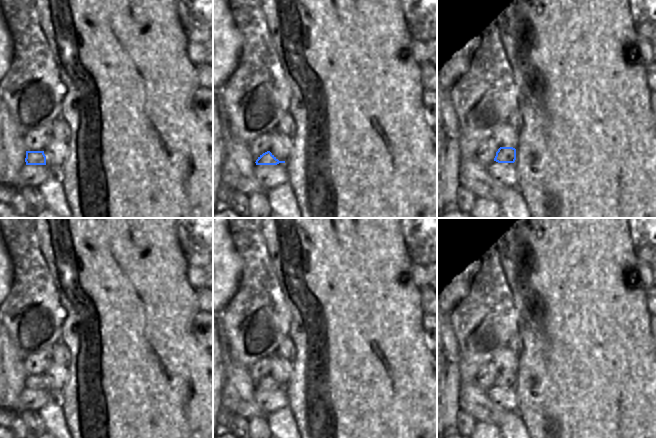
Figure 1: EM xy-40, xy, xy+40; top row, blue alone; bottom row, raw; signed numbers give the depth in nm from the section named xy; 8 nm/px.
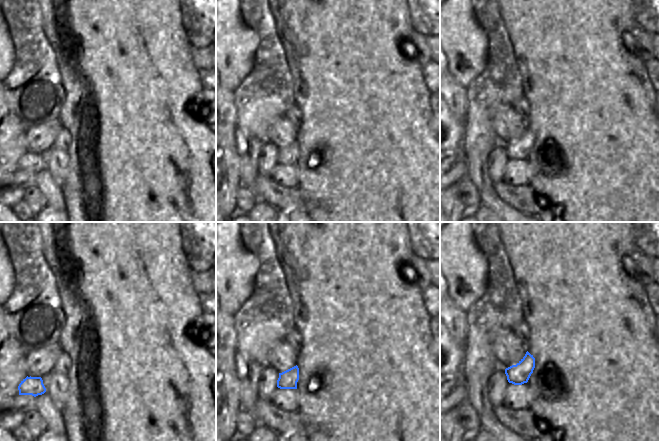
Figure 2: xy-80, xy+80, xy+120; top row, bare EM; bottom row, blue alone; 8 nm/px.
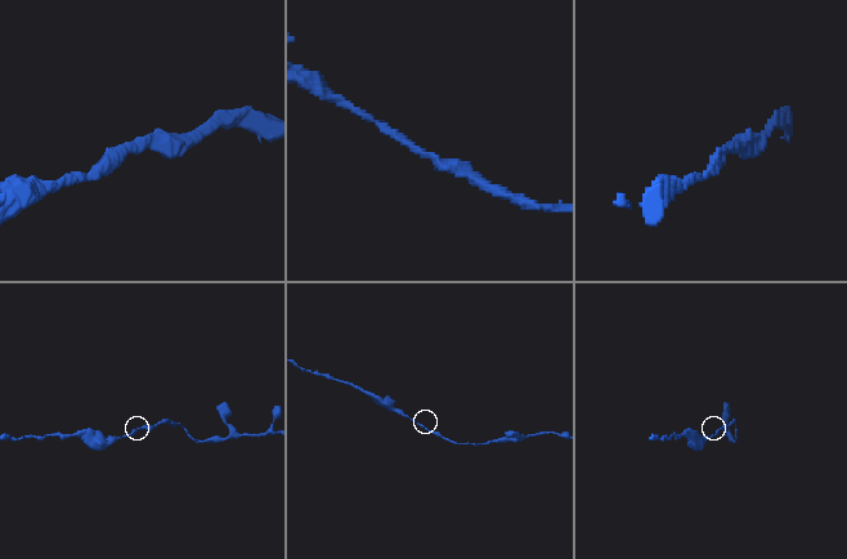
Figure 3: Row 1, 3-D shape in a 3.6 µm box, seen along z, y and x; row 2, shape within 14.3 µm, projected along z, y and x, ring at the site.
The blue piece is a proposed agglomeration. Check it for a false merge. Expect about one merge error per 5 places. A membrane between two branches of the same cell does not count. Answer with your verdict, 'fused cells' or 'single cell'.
single cell

